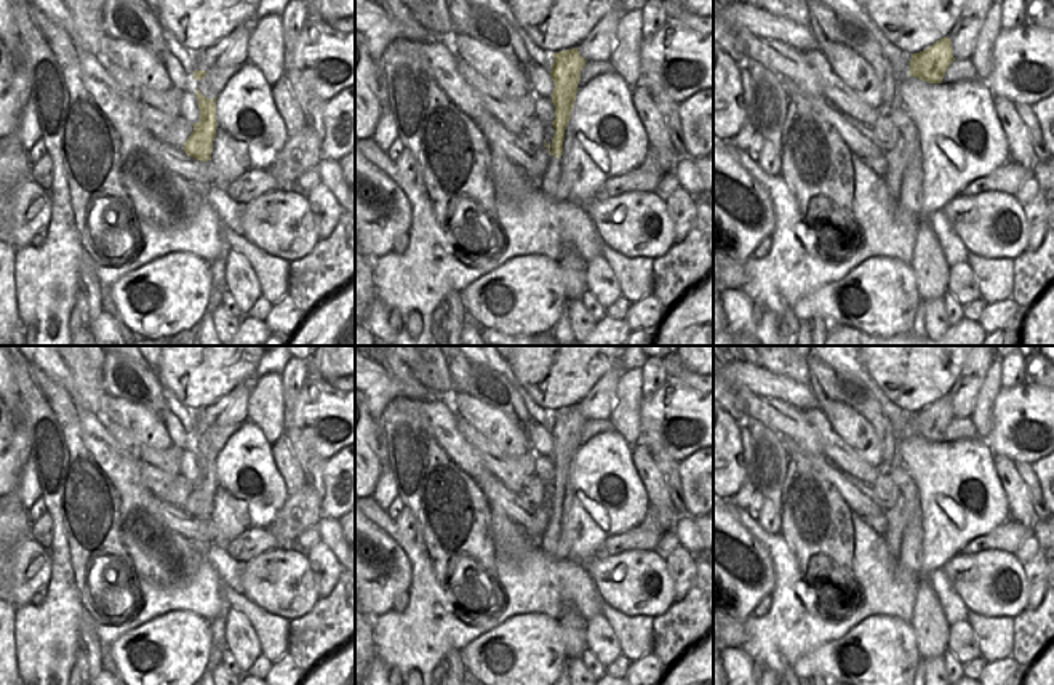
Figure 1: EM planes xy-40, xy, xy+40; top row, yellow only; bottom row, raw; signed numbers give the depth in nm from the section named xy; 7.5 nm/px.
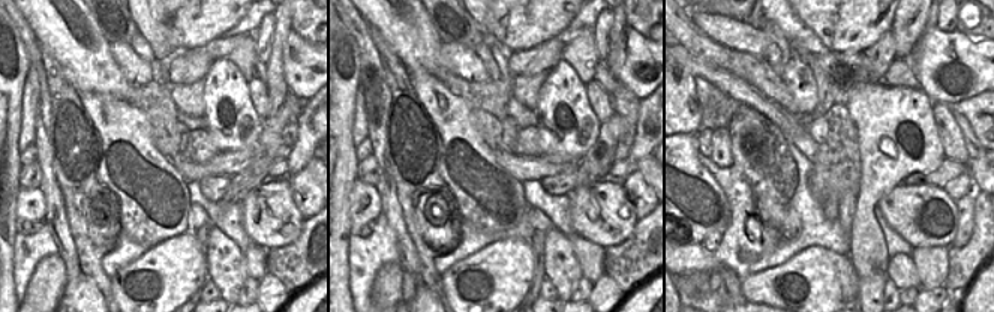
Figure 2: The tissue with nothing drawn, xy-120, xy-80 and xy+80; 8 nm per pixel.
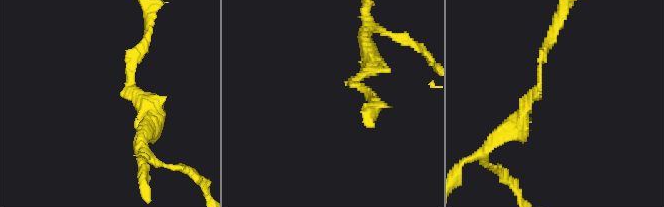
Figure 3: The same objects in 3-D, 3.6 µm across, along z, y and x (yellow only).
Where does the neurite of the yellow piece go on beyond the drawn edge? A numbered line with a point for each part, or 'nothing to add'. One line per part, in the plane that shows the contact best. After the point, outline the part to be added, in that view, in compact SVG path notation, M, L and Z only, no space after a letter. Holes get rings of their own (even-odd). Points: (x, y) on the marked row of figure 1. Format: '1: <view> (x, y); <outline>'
nothing to add

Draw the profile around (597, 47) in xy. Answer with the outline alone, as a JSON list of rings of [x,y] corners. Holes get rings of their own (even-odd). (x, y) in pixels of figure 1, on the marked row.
[[[611,8],[577,45],[577,51],[587,62],[605,62],[611,58],[616,43],[616,29],[624,11]]]

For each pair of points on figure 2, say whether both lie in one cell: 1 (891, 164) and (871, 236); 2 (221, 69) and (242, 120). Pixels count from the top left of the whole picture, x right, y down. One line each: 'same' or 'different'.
1: same
2: same

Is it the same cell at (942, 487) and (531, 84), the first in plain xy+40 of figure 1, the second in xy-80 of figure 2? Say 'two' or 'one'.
two

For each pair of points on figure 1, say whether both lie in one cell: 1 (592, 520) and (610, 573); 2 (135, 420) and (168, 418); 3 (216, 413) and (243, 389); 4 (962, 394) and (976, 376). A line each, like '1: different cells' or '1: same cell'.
1: different cells
2: different cells
3: same cell
4: same cell

